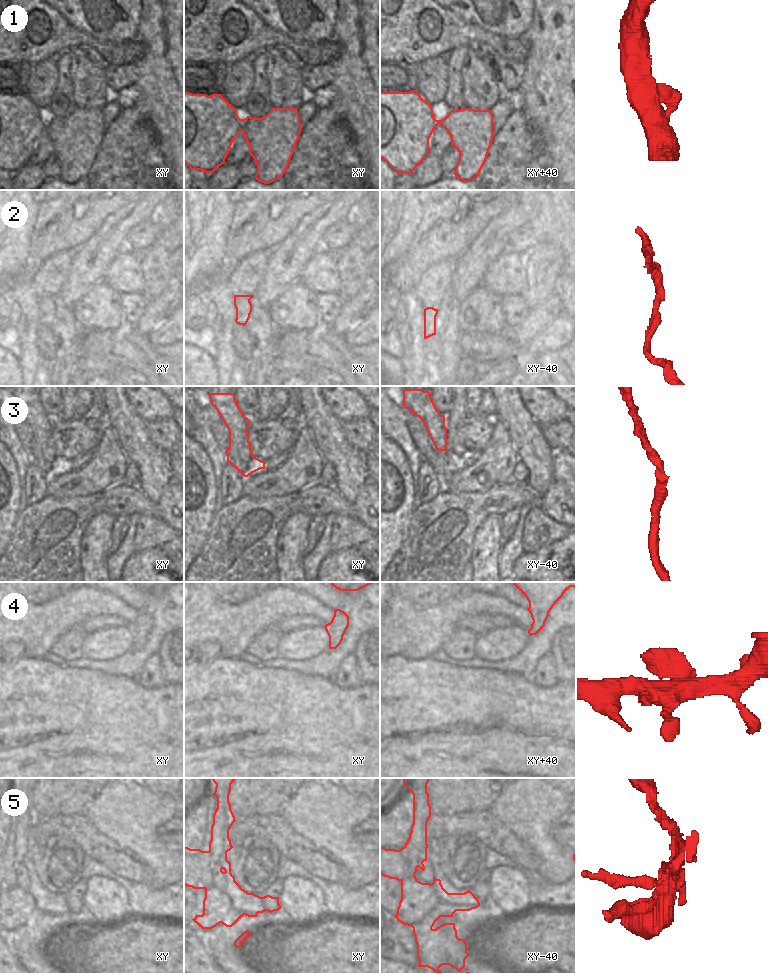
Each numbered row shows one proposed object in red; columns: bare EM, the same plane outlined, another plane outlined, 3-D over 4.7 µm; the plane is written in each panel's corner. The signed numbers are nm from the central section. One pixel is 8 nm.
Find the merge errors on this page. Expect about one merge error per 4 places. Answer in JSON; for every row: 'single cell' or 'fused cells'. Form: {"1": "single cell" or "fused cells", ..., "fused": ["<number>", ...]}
{"1": "single cell", "2": "single cell", "3": "single cell", "4": "single cell", "5": "fused cells", "fused": ["5"]}

